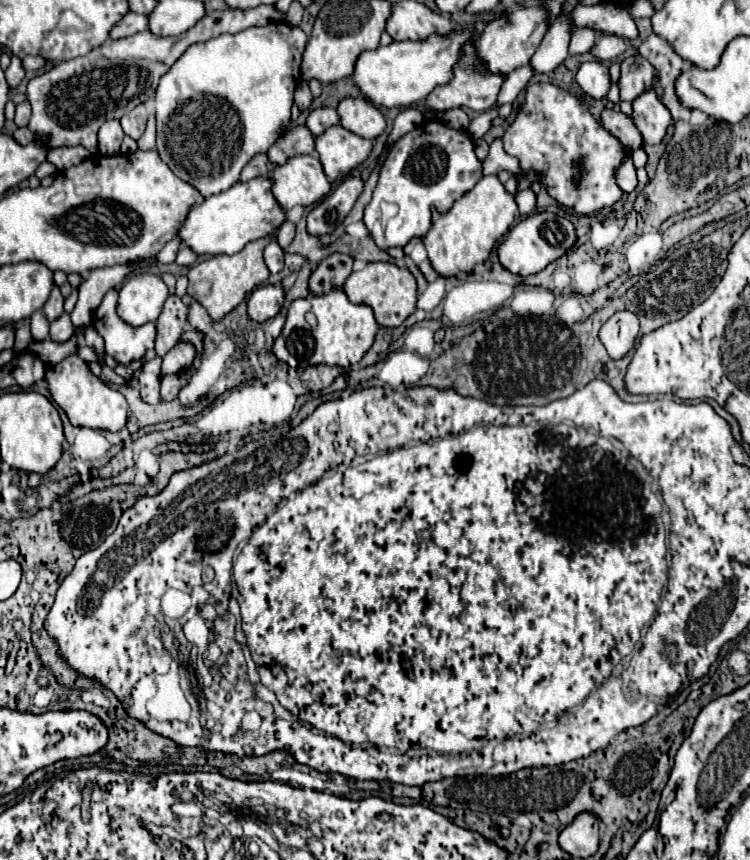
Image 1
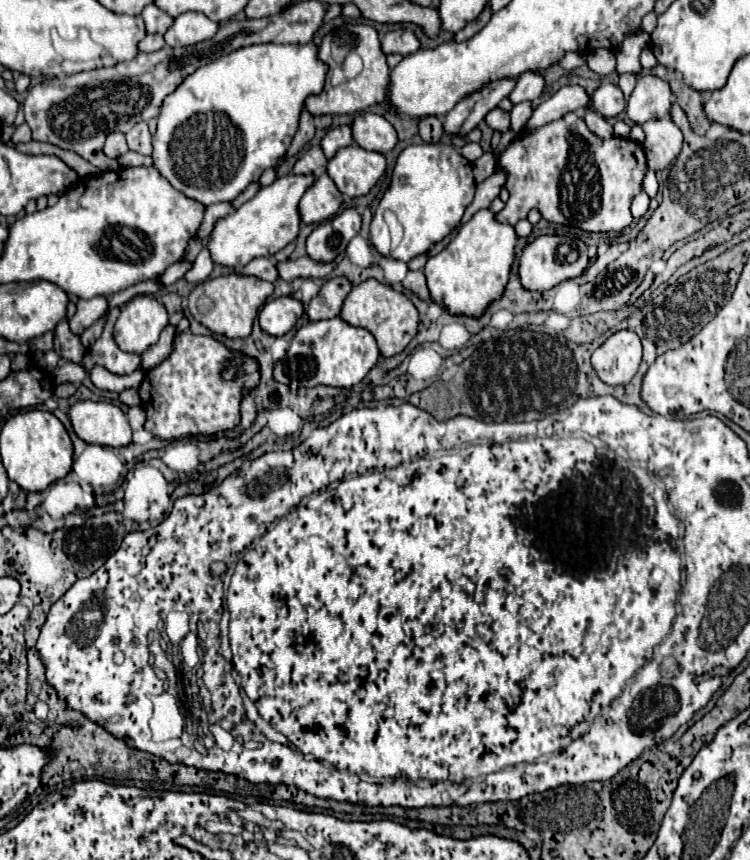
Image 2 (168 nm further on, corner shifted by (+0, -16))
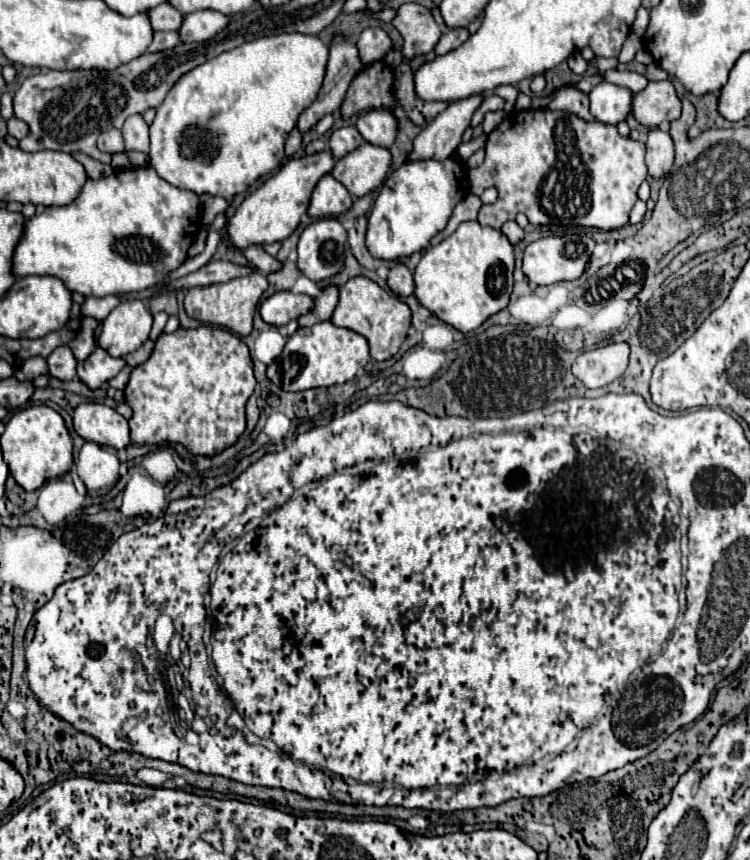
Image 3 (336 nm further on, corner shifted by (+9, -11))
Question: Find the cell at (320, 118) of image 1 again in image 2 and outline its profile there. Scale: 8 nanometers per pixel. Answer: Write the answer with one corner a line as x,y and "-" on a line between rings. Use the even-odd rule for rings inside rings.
350,126
332,128
322,138
322,150
324,150
324,154
326,154
328,160
332,160
340,148
346,148
346,146
352,146
352,144
354,144
354,138
352,138

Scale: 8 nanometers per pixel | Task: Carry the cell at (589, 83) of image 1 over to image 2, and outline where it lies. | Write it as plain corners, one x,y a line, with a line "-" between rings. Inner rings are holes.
604,82
592,96
592,104
596,108
598,114
602,114
604,118
616,118
618,114
624,112
626,108
626,100
624,94
618,86

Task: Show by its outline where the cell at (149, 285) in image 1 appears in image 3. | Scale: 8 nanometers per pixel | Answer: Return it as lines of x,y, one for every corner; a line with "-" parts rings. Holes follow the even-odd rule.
123,299
103,321
99,345
113,357
125,357
147,341
151,323
153,315
141,299

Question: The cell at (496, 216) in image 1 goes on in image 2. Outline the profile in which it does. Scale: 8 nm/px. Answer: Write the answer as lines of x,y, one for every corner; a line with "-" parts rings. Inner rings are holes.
490,210
476,212
446,246
450,254
436,254
426,262
424,274
432,300
454,316
484,316
486,308
504,296
516,256
516,242
514,226
500,224

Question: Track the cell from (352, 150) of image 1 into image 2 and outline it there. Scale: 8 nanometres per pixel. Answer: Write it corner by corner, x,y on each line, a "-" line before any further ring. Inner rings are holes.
360,146
342,148
328,162
328,176
344,196
366,196
386,172
388,162
384,154
370,152

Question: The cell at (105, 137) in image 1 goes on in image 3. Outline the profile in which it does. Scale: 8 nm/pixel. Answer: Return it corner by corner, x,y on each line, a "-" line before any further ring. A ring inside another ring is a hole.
111,129
111,131
105,131
103,135
99,135
97,147
99,147
101,151
107,151
107,153
121,153
121,151
123,151
121,131
119,131
119,129

